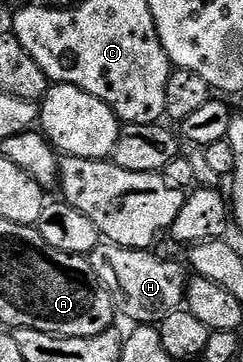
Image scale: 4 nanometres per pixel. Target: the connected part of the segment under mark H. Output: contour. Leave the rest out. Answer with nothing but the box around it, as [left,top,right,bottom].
[89,241,189,324]

